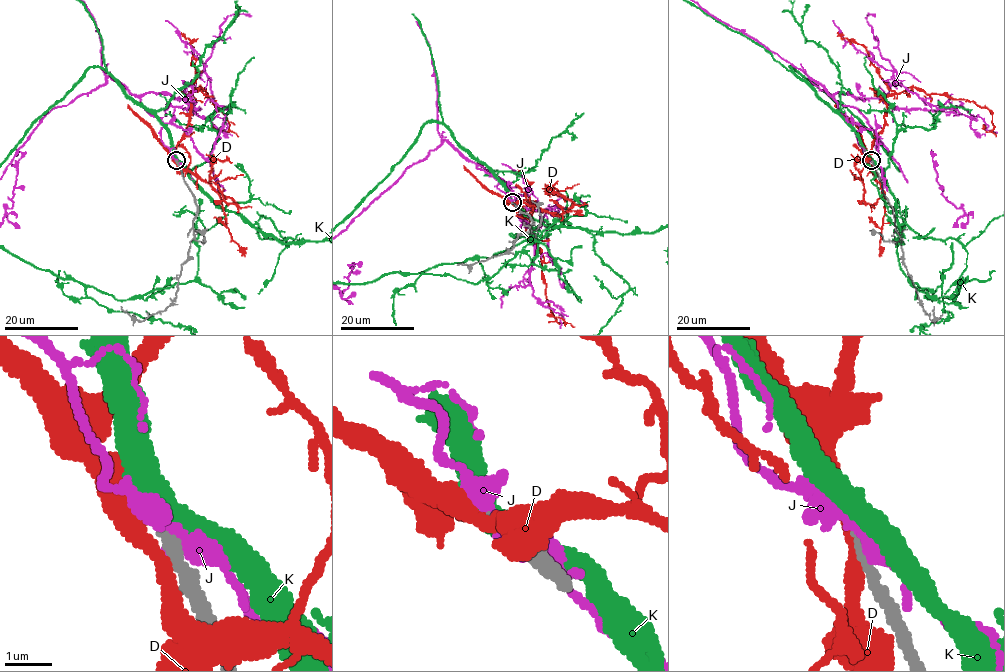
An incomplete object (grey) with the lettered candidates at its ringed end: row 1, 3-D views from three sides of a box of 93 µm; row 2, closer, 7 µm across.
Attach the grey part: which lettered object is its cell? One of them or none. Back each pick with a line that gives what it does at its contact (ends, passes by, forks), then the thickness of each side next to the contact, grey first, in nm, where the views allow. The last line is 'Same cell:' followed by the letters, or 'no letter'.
D: it passes by; calibres 320 and 280 nm
Same cell: D

